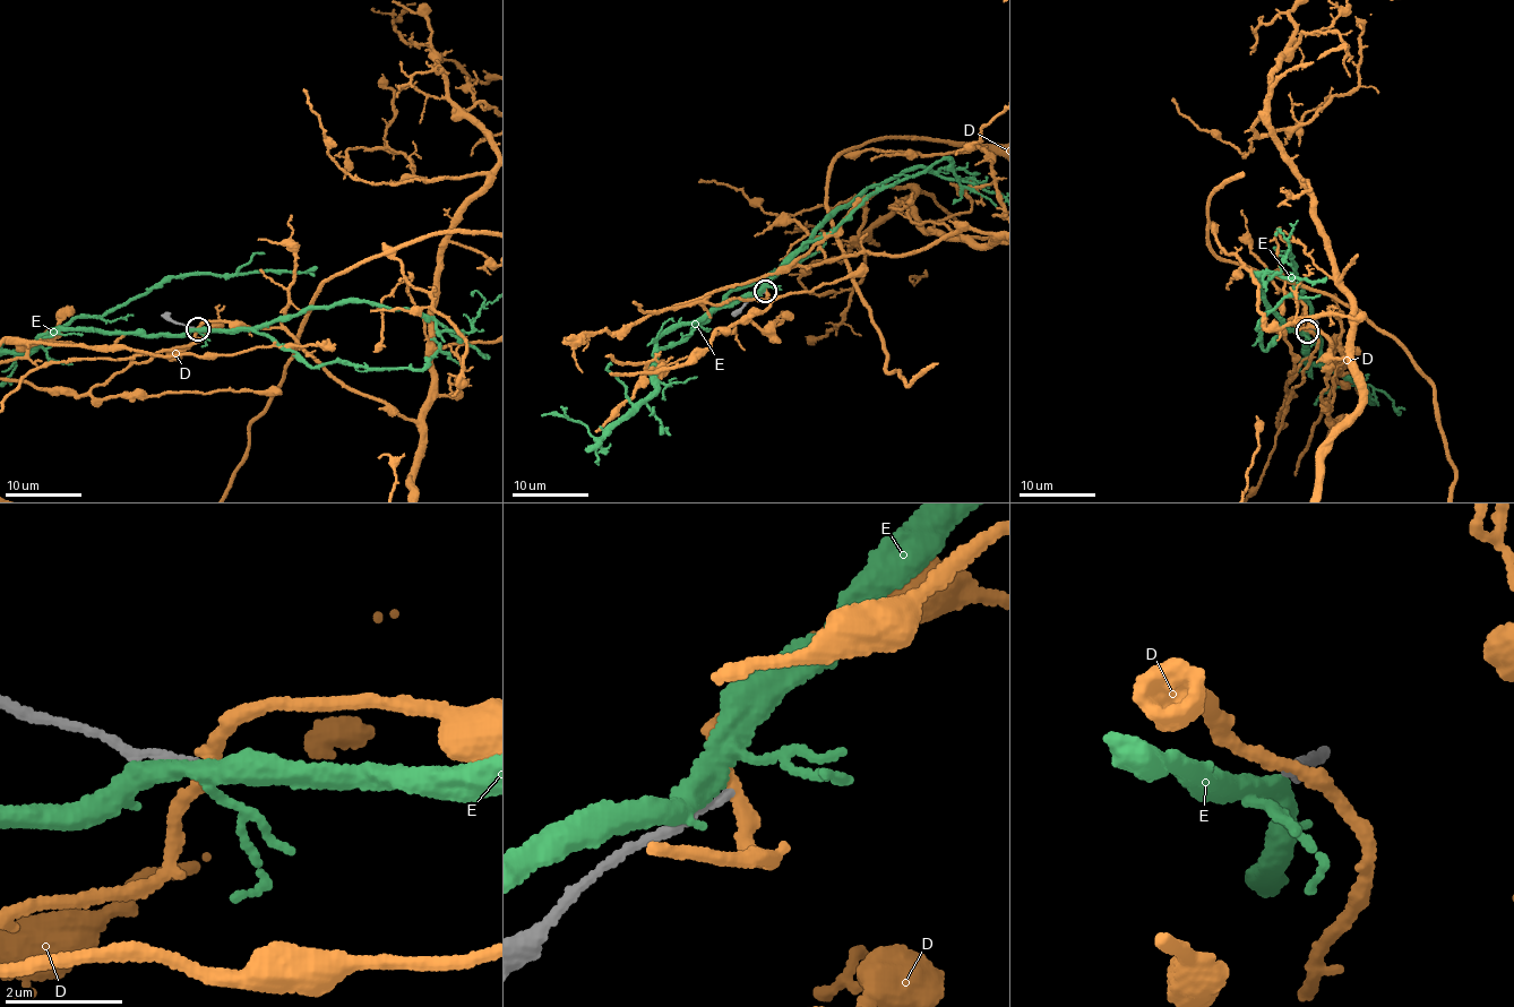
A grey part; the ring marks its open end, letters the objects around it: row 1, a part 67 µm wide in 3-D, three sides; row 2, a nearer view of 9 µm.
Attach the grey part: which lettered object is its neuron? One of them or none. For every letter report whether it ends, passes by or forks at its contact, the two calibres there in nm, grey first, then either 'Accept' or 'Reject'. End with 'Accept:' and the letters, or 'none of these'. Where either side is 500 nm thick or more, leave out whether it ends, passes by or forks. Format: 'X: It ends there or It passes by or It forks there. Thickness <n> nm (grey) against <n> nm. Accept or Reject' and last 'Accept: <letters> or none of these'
D: It passes by. Thickness 120 nm (grey) against 240 nm. Reject
E: It forks there. Thickness 150 nm (grey) against 300 nm. Reject
Accept: none of these

